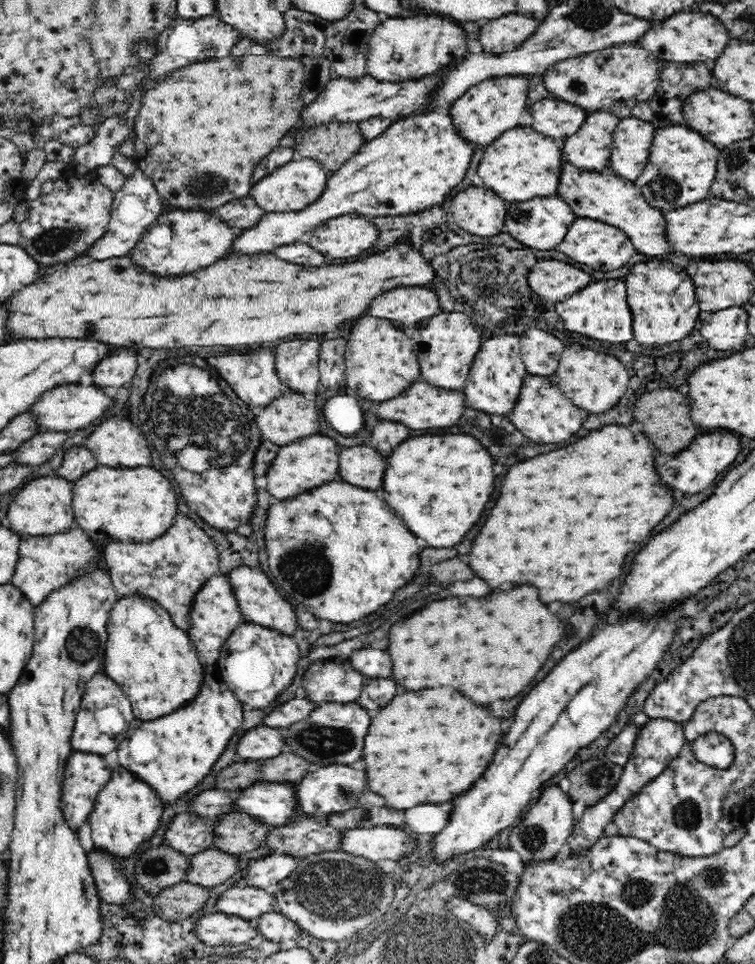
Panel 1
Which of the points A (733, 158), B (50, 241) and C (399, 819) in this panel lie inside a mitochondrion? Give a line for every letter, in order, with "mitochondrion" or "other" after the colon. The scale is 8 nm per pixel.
A: mitochondrion
B: mitochondrion
C: other

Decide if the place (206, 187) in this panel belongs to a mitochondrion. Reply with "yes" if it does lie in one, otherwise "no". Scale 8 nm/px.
yes

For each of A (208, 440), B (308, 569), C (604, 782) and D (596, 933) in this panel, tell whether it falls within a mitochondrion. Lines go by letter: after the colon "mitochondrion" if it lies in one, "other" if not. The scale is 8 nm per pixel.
A: mitochondrion
B: mitochondrion
C: mitochondrion
D: mitochondrion

